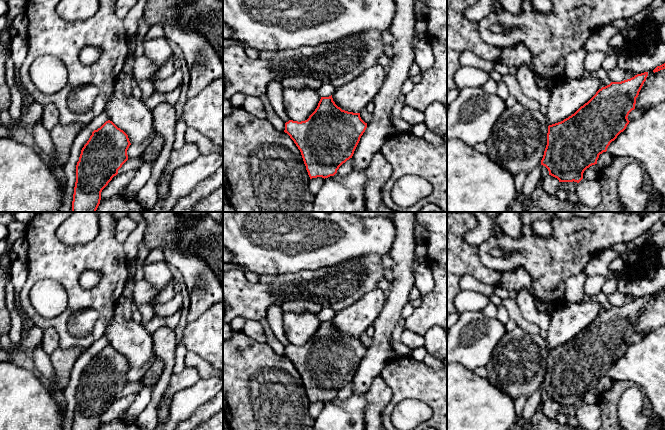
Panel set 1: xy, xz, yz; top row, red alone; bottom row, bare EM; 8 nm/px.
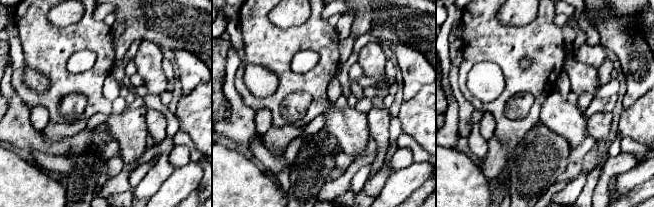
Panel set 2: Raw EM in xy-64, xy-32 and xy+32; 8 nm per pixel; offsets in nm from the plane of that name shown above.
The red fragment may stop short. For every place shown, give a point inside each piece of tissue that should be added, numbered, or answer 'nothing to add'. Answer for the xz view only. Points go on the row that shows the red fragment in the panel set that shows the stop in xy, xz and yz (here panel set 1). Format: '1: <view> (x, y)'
nothing to add

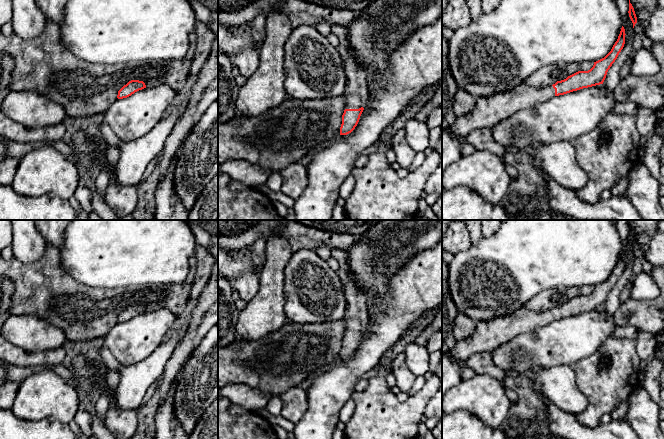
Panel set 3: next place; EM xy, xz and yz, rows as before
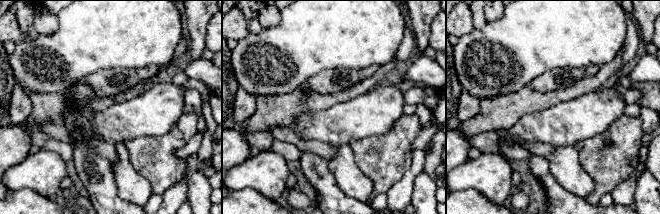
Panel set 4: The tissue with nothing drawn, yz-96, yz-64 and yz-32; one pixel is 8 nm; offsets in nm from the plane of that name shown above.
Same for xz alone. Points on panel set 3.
1: xz (356, 91)

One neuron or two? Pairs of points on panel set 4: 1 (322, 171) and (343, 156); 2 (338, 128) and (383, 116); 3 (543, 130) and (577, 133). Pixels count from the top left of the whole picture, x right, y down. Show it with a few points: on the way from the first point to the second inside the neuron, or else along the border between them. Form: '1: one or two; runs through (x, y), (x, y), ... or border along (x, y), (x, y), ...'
1: two; border along (327, 159), (329, 170), (339, 187)
2: one; runs through (349, 121), (363, 116), (372, 116)
3: one; runs through (551, 130), (569, 132)

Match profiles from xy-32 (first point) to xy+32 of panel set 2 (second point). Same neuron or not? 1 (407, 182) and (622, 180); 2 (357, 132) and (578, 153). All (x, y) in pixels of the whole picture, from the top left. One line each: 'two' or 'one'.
1: one
2: two

